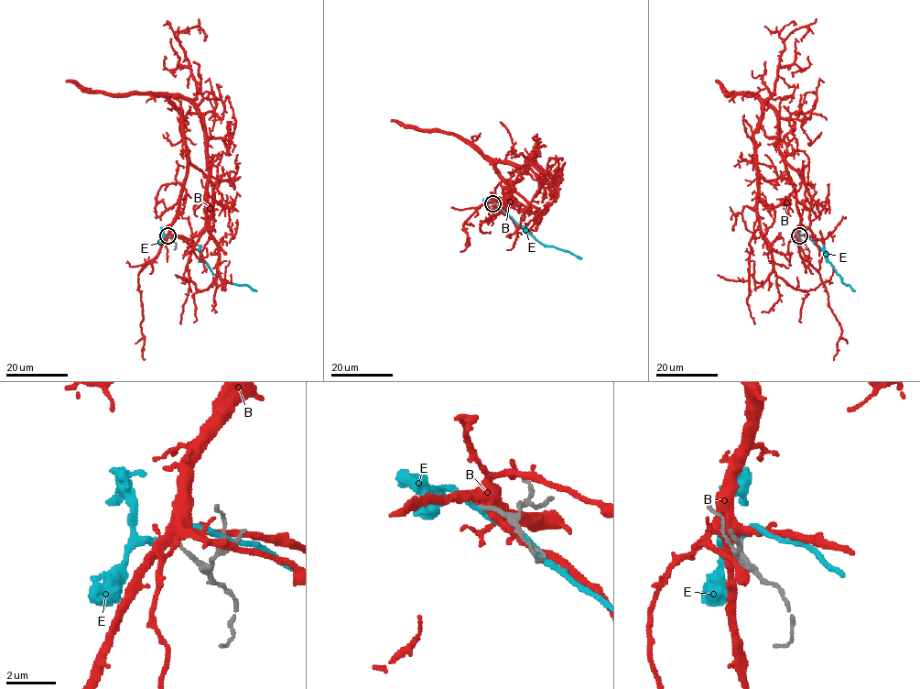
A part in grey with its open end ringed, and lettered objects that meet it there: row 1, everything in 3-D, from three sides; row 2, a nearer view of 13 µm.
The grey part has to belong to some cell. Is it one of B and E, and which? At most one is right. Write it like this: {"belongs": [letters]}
{"belongs": []}

